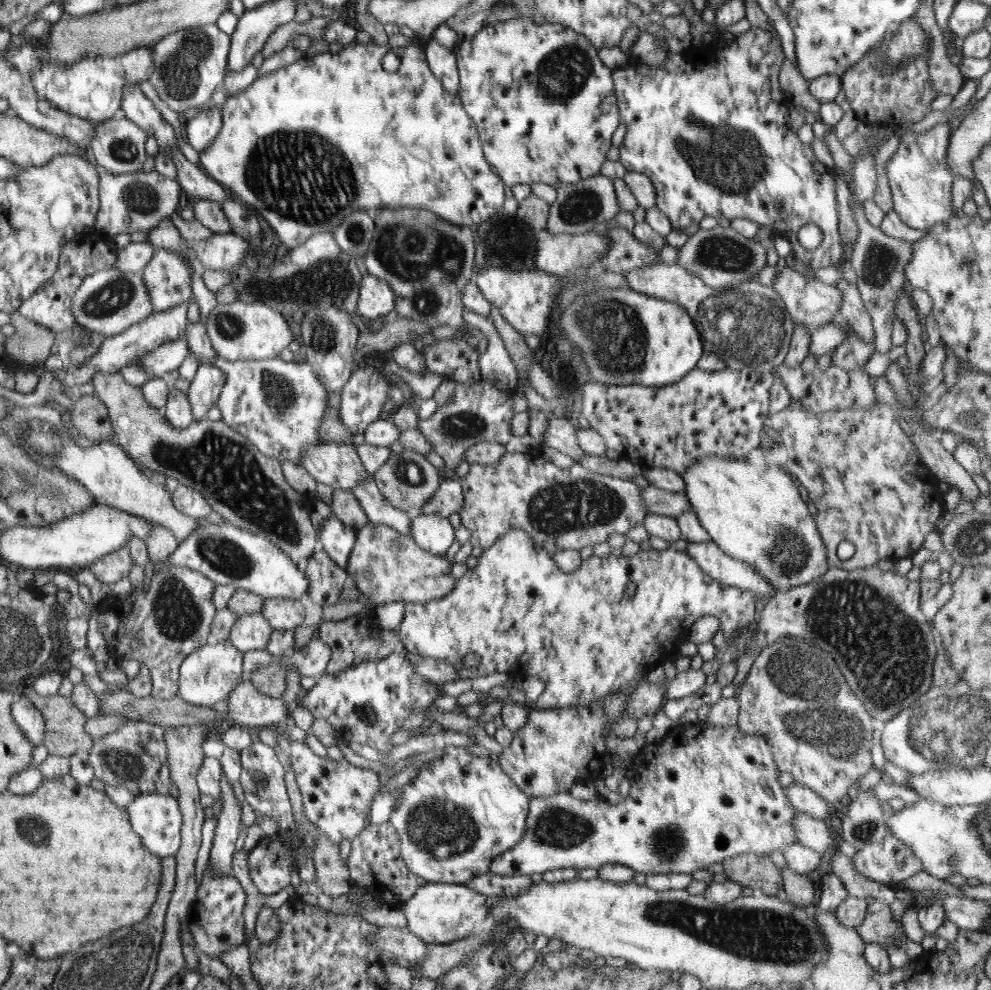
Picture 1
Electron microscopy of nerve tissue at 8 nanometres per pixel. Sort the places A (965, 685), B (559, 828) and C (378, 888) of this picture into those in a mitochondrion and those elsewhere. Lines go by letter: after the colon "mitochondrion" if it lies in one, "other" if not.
A: mitochondrion
B: mitochondrion
C: other

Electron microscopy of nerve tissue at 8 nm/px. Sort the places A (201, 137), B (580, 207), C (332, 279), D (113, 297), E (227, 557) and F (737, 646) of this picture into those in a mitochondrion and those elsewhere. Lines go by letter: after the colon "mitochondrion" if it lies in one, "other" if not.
A: other
B: mitochondrion
C: mitochondrion
D: mitochondrion
E: mitochondrion
F: other

